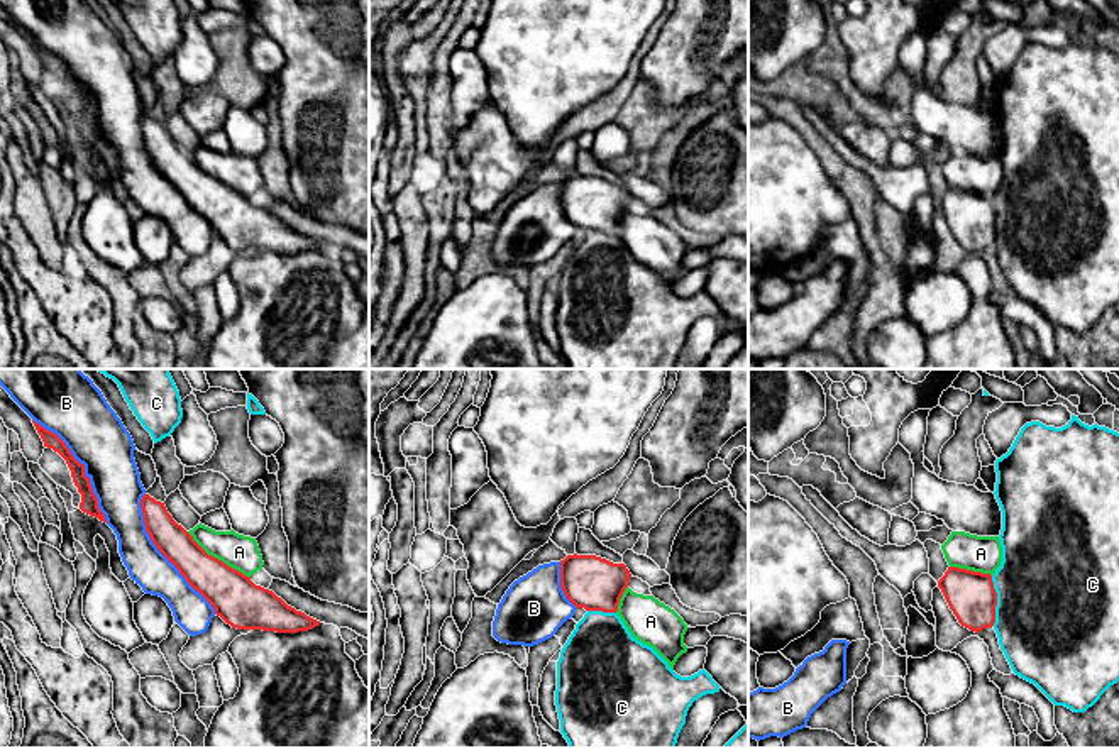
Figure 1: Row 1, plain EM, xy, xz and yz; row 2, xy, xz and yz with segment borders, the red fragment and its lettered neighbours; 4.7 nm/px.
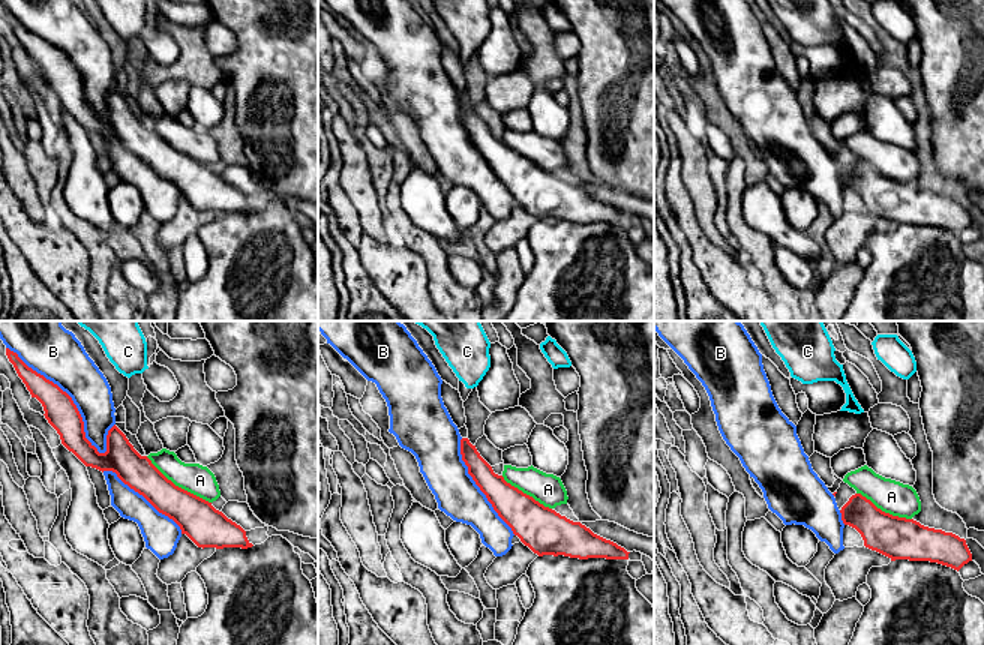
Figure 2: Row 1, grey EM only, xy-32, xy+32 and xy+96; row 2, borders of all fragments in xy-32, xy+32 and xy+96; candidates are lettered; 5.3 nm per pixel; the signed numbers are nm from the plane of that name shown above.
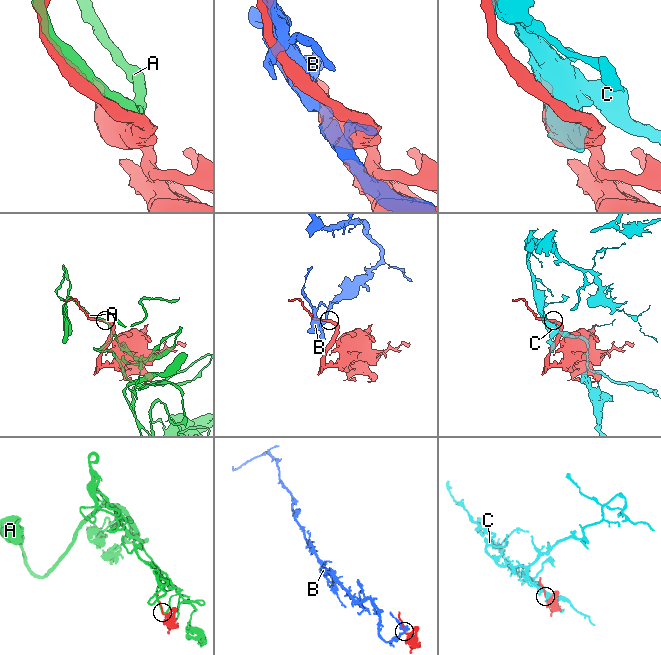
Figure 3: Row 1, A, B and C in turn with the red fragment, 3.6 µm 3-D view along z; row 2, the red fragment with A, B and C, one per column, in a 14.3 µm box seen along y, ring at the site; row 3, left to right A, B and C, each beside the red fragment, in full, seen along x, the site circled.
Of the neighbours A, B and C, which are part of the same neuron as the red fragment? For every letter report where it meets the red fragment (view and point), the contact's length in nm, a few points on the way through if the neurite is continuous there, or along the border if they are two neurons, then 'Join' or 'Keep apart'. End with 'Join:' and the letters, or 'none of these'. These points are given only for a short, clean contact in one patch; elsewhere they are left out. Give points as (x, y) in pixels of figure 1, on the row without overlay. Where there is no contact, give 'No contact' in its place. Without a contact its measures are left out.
A: Touches red at xy (217, 180). Shared border 380 nm. Join
B: Touches red at xy (161, 173). Shared border 650 nm. Keep apart
C: Touches red at yz (996, 222). Shared border 240 nm. Keep apart
Join: A

